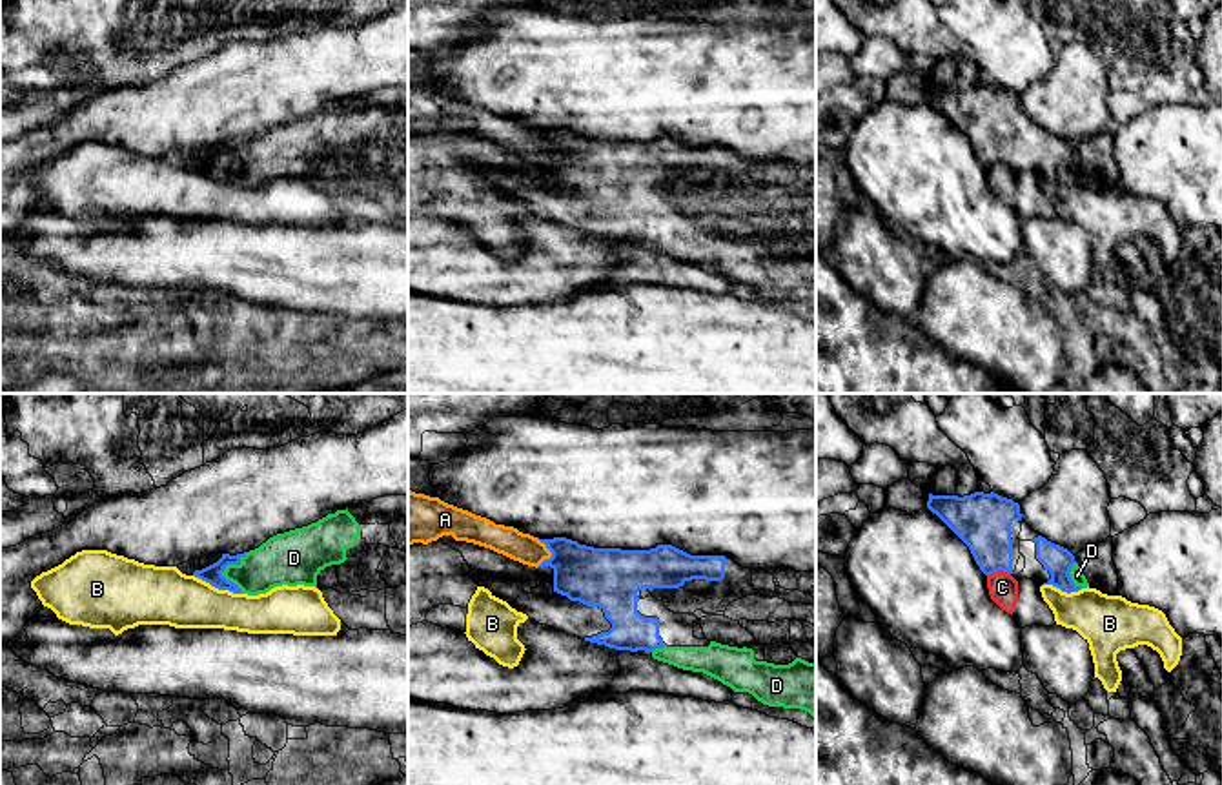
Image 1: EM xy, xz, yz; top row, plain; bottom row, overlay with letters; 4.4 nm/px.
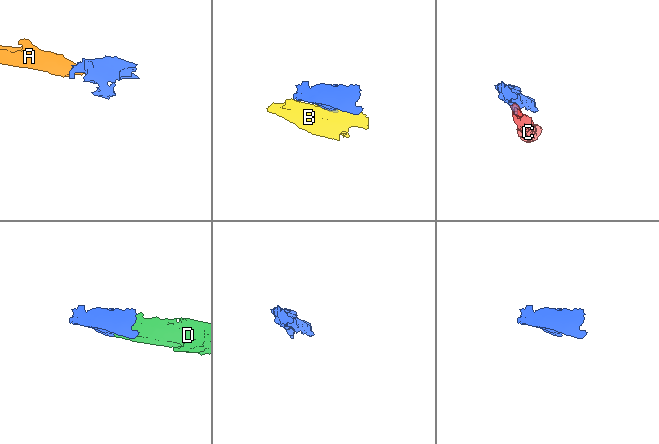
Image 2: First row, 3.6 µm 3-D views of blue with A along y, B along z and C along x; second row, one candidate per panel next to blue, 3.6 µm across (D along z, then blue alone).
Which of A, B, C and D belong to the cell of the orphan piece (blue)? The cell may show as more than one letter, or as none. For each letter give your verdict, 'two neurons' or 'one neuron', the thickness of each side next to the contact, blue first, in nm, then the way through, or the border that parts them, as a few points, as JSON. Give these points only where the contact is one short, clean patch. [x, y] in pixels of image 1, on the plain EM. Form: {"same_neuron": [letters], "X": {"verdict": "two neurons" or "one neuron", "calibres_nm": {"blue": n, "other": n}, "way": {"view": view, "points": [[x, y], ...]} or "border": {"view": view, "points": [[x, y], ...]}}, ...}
{"same_neuron": ["D"], "A": {"verdict": "two neurons", "calibres_nm": {"blue": 260, "other": 130}, "border": {"view": "xz", "points": [[536, 130], [550, 144], [539, 157]]}}, "B": {"verdict": "two neurons", "calibres_nm": {"blue": 90, "other": 260}, "border": {"view": "xy", "points": [[193, 166], [219, 181], [241, 186]]}}, "C": {"verdict": "two neurons", "calibres_nm": {"blue": 240, "other": 130}}, "D": {"verdict": "one neuron", "calibres_nm": {"blue": 90, "other": 220}, "way": {"view": "xy", "points": [[212, 166], [217, 166], [226, 157], [272, 157], [283, 152]]}}}

